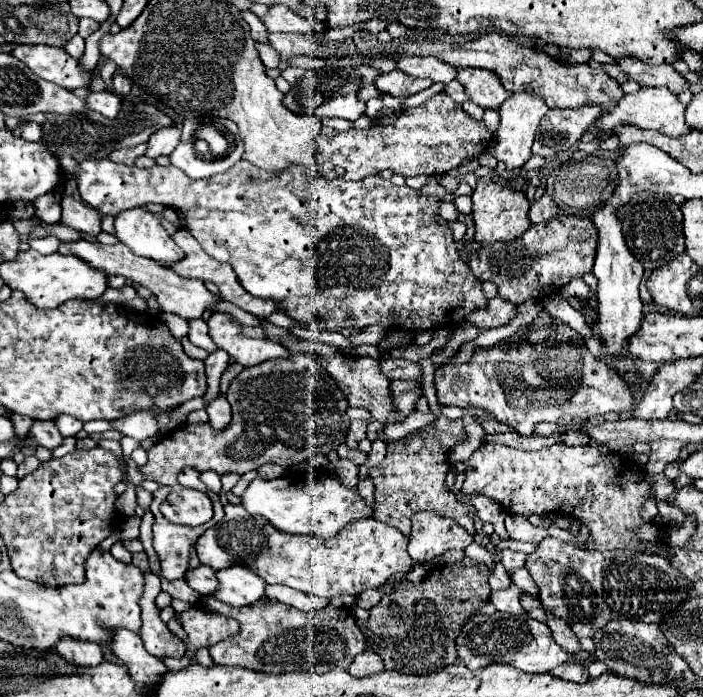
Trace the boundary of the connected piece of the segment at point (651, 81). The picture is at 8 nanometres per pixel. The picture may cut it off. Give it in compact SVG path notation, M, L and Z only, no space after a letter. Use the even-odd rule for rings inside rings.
M619 58L615 60L623 72L627 72L629 80L635 80L639 86L667 86L675 94L687 88L687 80L673 66L649 66L645 62L637 62L637 58Z

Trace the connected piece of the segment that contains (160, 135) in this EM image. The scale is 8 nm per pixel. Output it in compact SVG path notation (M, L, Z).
M167 126L167 128L157 130L147 140L147 156L157 158L161 154L171 154L175 150L175 146L179 144L179 138L181 138L179 126Z

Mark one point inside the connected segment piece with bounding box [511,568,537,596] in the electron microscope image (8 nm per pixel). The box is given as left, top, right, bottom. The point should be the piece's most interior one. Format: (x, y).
(521, 579)

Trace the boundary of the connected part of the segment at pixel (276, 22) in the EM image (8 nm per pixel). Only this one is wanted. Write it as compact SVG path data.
M273 6L261 18L267 32L317 32L317 22L295 14L289 6Z

